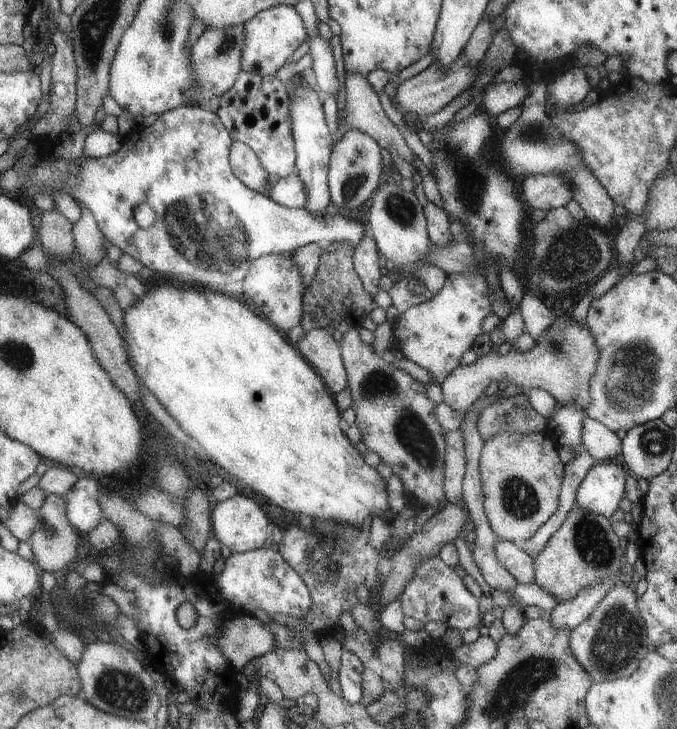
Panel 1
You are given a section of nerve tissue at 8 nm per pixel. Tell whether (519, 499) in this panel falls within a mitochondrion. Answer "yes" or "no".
yes

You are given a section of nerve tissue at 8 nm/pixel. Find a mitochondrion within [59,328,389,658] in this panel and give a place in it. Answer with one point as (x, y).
(324, 551)

